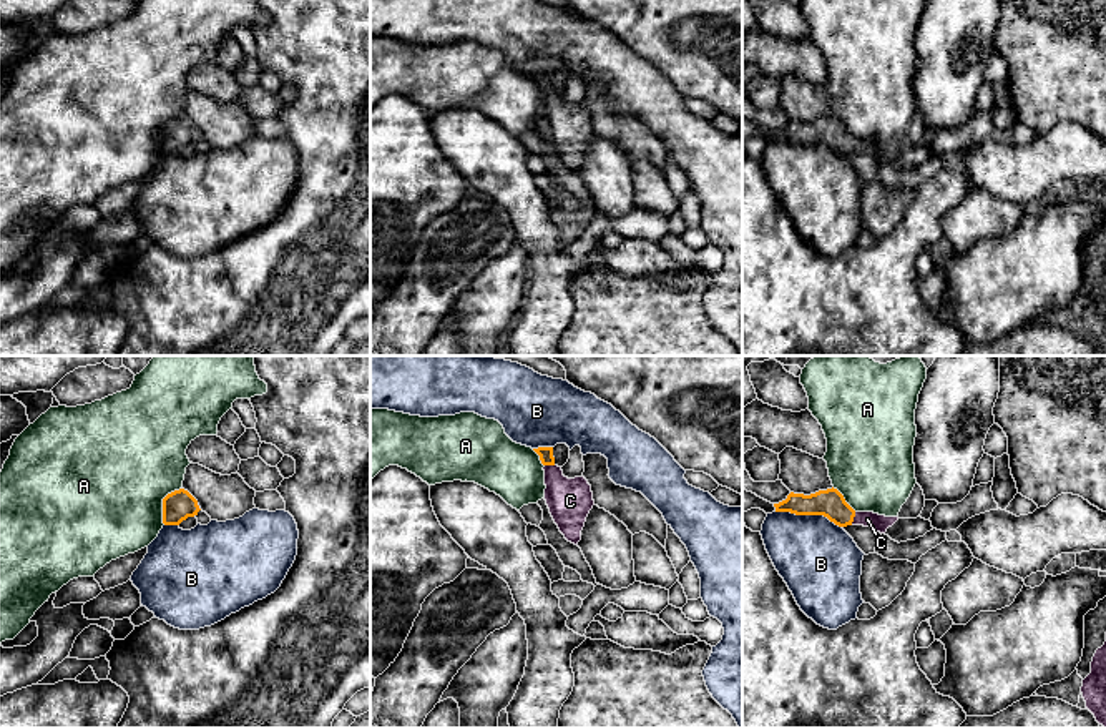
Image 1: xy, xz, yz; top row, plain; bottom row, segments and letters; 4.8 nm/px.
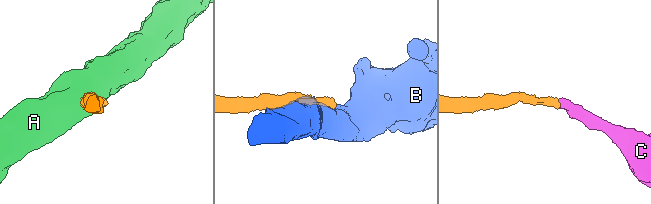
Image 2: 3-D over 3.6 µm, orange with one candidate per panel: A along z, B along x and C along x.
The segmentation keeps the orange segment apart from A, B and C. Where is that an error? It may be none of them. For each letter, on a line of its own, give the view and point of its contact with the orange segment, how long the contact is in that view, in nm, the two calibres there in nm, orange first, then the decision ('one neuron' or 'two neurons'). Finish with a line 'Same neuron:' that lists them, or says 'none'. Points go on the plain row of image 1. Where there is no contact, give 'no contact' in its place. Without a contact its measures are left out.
A: xy (163, 132) | 200 nm | 150/500 nm | two neurons
B: yz (809, 142) | 340 nm | 140/380 nm | two neurons
C: yz (852, 147) | 70 nm | 140/80 nm | one neuron
Same neuron: C

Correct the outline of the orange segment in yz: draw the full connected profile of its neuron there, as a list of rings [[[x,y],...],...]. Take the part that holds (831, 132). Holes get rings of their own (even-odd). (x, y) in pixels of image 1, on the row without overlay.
[[[837,116],[819,118],[810,123],[790,120],[785,128],[774,131],[776,140],[795,143],[824,143],[839,155],[864,153],[885,161],[898,145],[885,145],[874,140],[855,140]]]

